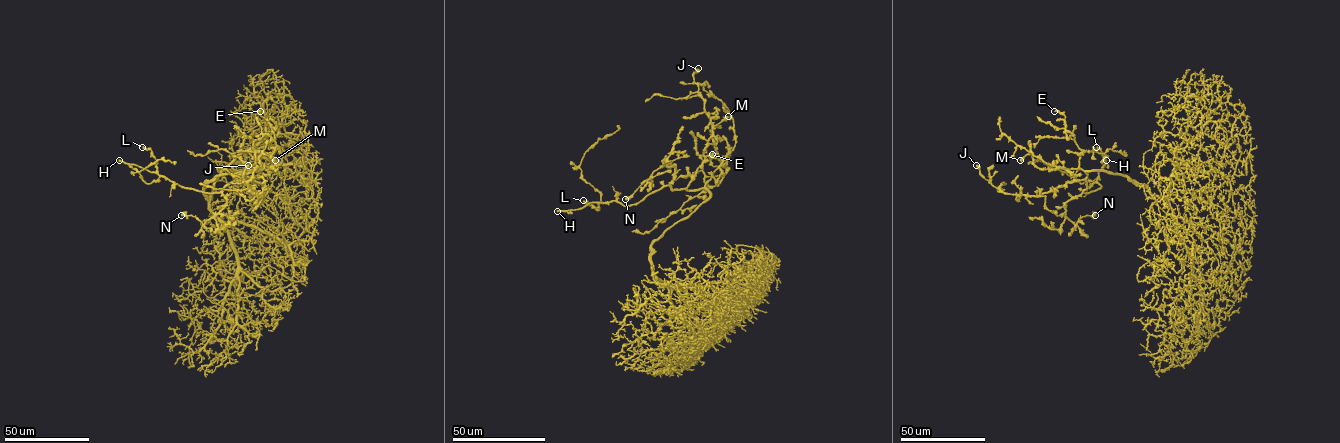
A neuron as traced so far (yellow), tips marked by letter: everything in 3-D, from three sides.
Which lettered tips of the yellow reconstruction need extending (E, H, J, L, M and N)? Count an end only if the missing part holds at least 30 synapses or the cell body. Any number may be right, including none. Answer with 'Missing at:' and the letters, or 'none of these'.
Missing at: H

